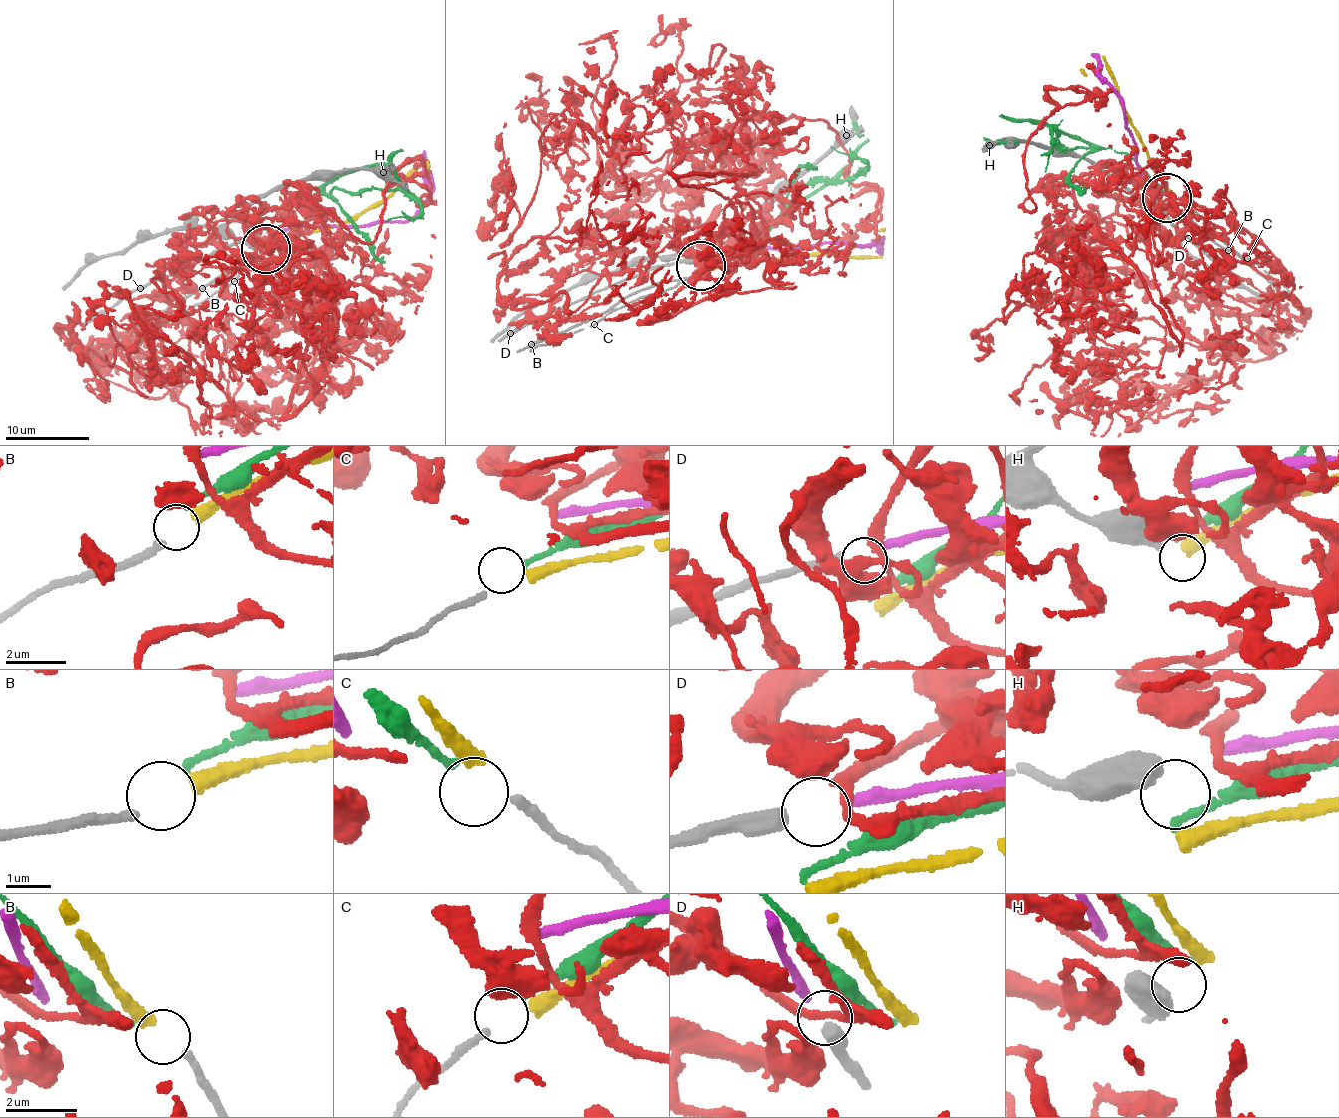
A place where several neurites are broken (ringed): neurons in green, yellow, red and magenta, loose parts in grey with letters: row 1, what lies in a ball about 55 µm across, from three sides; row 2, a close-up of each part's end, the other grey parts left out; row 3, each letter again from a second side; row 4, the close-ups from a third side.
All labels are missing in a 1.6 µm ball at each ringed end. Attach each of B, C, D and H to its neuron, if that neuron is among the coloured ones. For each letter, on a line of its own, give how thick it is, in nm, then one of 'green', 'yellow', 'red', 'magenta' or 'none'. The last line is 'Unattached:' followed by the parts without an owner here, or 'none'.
B: 200 nm thick; yellow
C: 180 nm thick; green
D: 380 nm thick; magenta
H: 440 nm thick; none
Unattached: H

